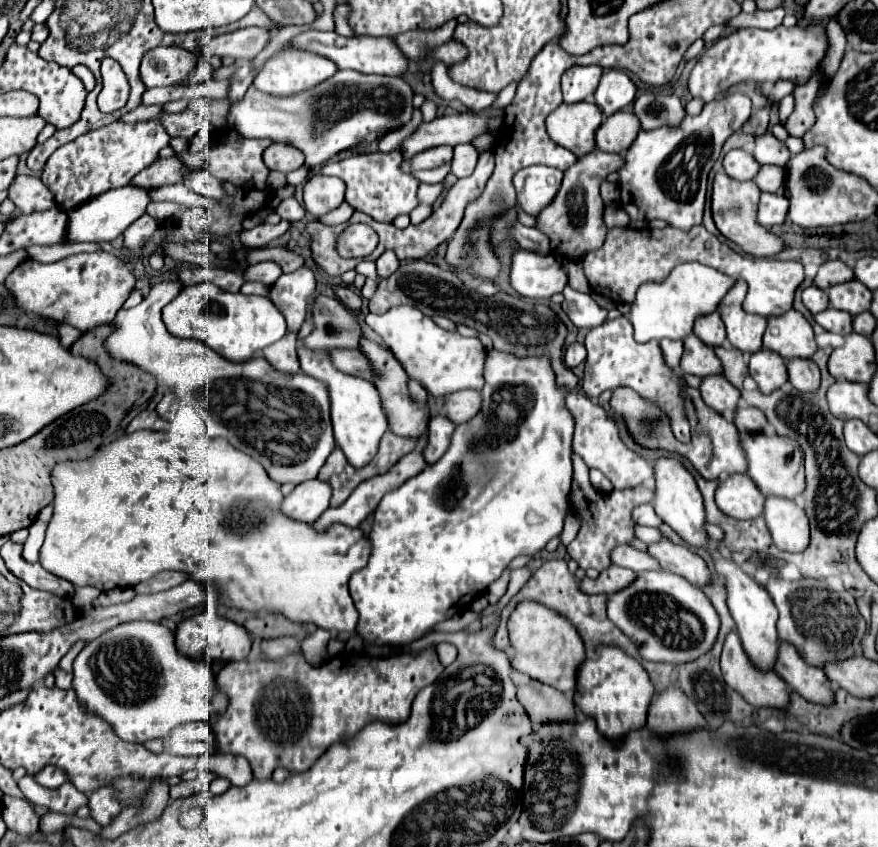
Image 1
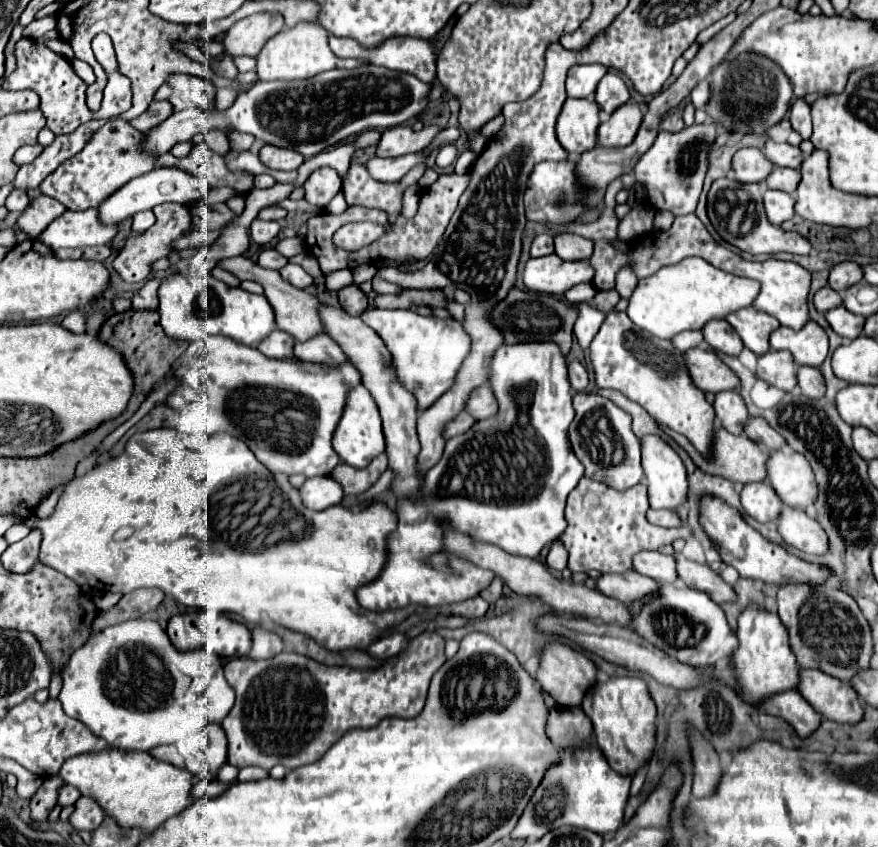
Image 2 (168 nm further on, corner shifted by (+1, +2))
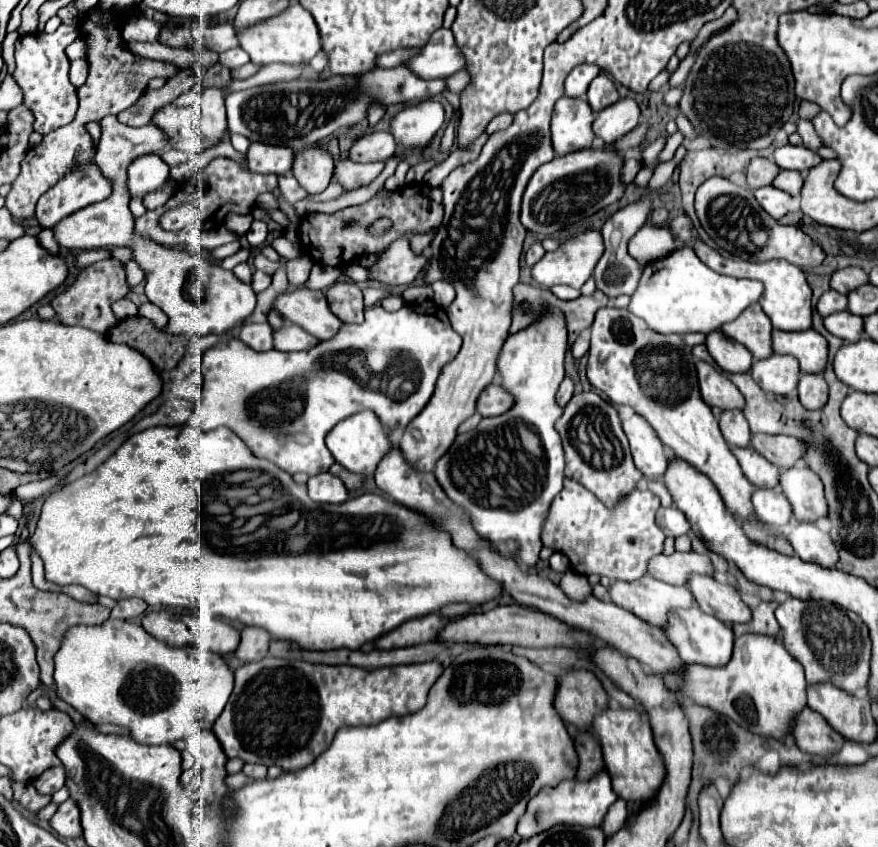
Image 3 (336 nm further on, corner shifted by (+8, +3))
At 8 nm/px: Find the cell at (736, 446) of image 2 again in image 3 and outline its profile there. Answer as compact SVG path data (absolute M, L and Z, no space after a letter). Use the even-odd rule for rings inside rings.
M751 446L747 448L733 448L735 458L745 474L745 478L757 488L775 488L779 482L779 468L755 452Z

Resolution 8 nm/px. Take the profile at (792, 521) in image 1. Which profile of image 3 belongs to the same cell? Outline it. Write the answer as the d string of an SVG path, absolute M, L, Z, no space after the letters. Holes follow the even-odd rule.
M791 522L787 540L793 546L795 554L805 562L815 562L819 566L833 568L837 562L835 544L831 542L829 534L815 528L815 524L805 522Z

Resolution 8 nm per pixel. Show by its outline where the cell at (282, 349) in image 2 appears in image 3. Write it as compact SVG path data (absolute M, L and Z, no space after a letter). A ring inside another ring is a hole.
M267 322L243 326L243 330L239 332L239 338L257 352L267 352L273 348L273 328Z

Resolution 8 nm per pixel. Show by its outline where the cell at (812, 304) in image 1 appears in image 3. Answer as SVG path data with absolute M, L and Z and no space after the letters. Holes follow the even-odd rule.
M835 290L825 292L825 294L819 298L819 302L817 302L817 312L819 312L823 318L829 316L829 314L833 314L833 312L841 312L841 310L845 310L845 308L847 308L847 296L843 296L843 294L835 292Z

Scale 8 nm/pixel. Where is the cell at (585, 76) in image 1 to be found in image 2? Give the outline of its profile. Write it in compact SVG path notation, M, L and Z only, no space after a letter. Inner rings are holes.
M574 65L568 71L566 79L566 93L568 97L592 97L596 91L598 81L608 73L604 65Z

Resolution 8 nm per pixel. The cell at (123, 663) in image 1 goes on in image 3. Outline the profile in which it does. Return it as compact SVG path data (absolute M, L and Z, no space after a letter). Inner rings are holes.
M105 620L99 626L73 626L65 638L63 644L59 648L59 652L55 654L55 688L57 688L57 696L67 702L69 706L73 706L79 714L83 714L89 722L93 724L119 724L123 728L129 730L129 736L139 742L139 744L173 744L175 740L181 740L185 734L193 732L193 730L209 730L215 722L215 718L223 712L223 706L229 700L229 694L233 690L233 678L231 678L231 670L225 664L225 660L211 652L211 650L201 650L197 646L181 646L181 648L169 648L167 644L159 642L157 638L153 638L141 624L137 622L129 622L129 620Z

